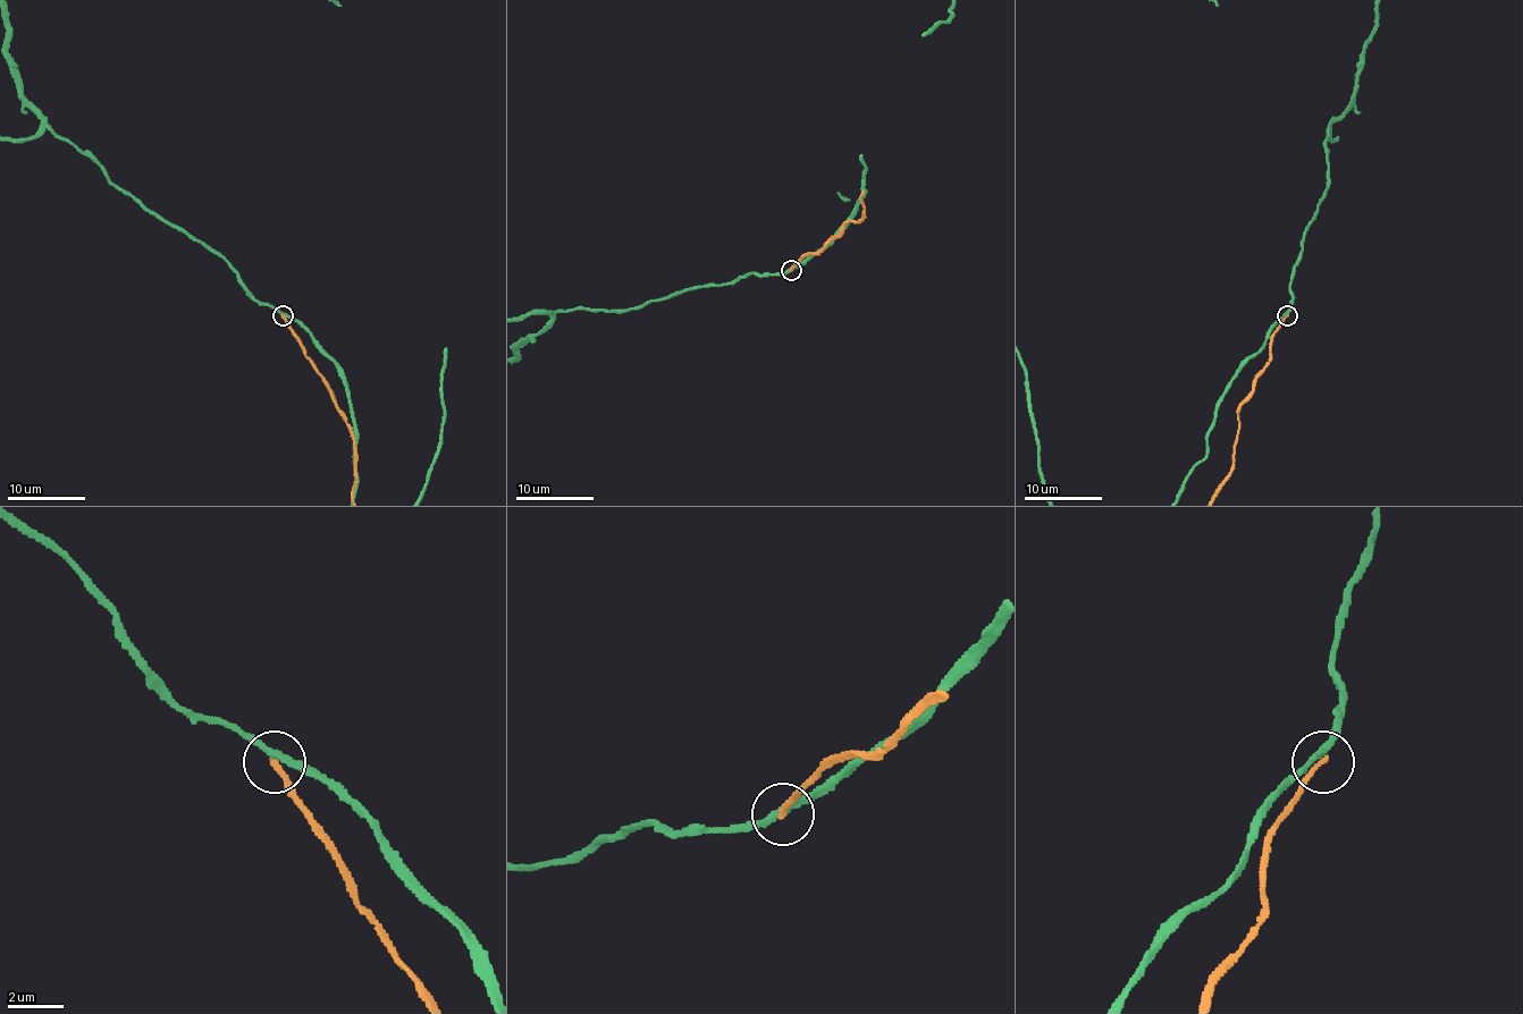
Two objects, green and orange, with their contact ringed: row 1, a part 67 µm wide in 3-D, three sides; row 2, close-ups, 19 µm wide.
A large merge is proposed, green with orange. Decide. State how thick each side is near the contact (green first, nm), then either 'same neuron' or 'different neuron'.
220 nm thick on the green side, 190 nm on the other; different neuron

